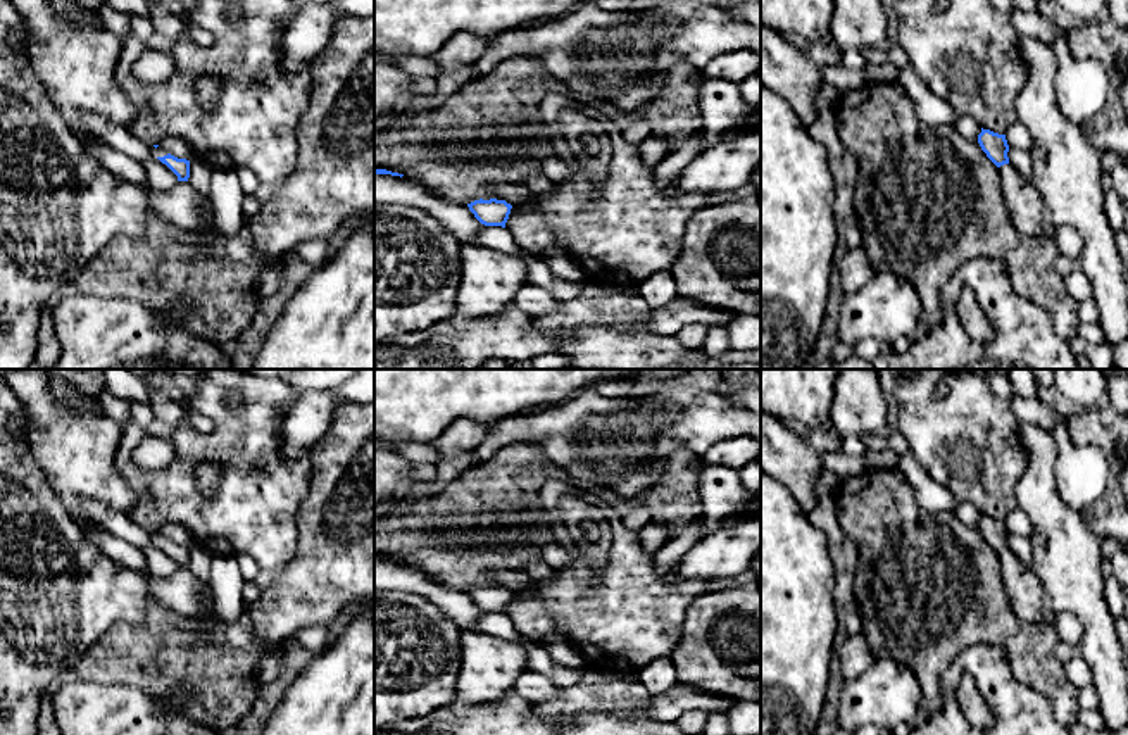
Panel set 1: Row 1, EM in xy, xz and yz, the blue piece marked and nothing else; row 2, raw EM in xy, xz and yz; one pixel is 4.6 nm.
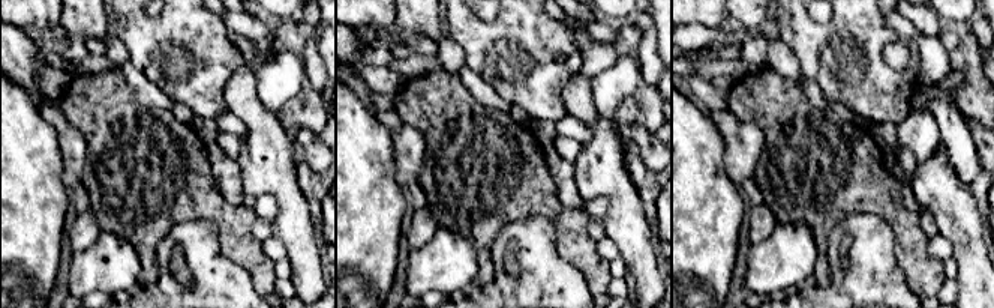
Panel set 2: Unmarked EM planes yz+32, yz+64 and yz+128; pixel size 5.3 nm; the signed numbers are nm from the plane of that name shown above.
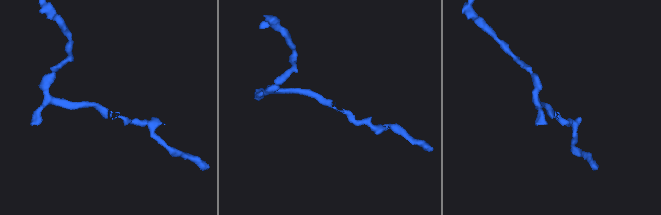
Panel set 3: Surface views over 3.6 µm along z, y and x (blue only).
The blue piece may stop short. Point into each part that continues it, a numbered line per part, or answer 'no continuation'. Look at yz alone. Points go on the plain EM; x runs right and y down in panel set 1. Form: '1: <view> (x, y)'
1: yz (1021, 585)

